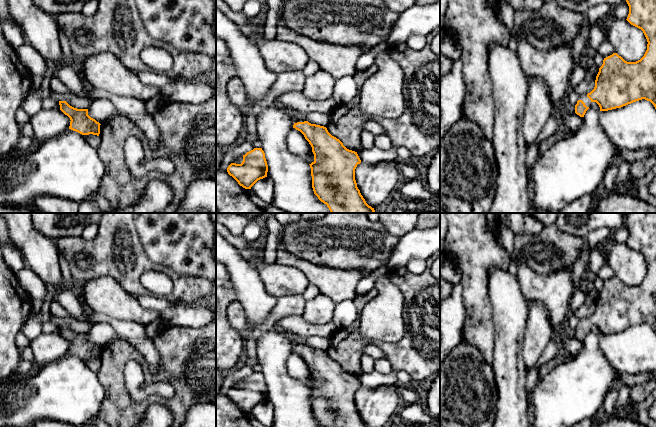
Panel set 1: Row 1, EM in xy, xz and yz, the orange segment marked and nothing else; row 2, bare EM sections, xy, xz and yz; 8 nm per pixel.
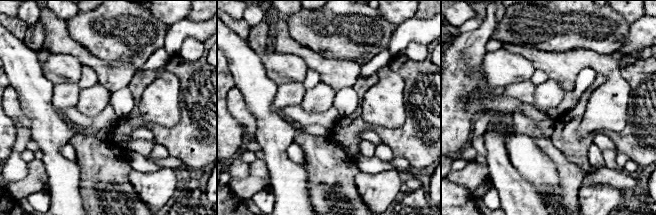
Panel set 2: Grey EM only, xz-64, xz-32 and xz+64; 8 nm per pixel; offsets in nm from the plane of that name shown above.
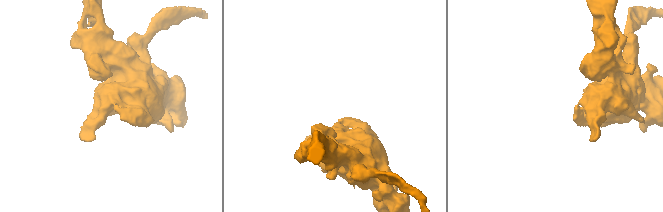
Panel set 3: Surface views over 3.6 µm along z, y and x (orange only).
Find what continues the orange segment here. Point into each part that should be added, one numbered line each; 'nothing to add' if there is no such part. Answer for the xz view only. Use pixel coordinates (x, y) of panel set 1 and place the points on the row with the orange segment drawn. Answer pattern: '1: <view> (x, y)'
1: xz (297, 116)

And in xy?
1: xy (94, 140)

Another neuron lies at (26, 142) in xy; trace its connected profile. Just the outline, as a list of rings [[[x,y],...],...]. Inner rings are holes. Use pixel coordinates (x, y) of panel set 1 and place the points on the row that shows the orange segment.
[[[22,135],[21,139],[19,140],[19,147],[13,151],[18,149],[31,149],[33,147],[33,141],[34,140],[31,137]]]

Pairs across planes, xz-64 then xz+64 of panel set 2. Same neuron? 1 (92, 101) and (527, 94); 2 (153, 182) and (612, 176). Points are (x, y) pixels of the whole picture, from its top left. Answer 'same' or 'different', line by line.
1: different
2: different

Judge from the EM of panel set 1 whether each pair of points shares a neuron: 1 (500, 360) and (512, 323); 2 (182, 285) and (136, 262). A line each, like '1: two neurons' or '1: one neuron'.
1: one neuron
2: one neuron

